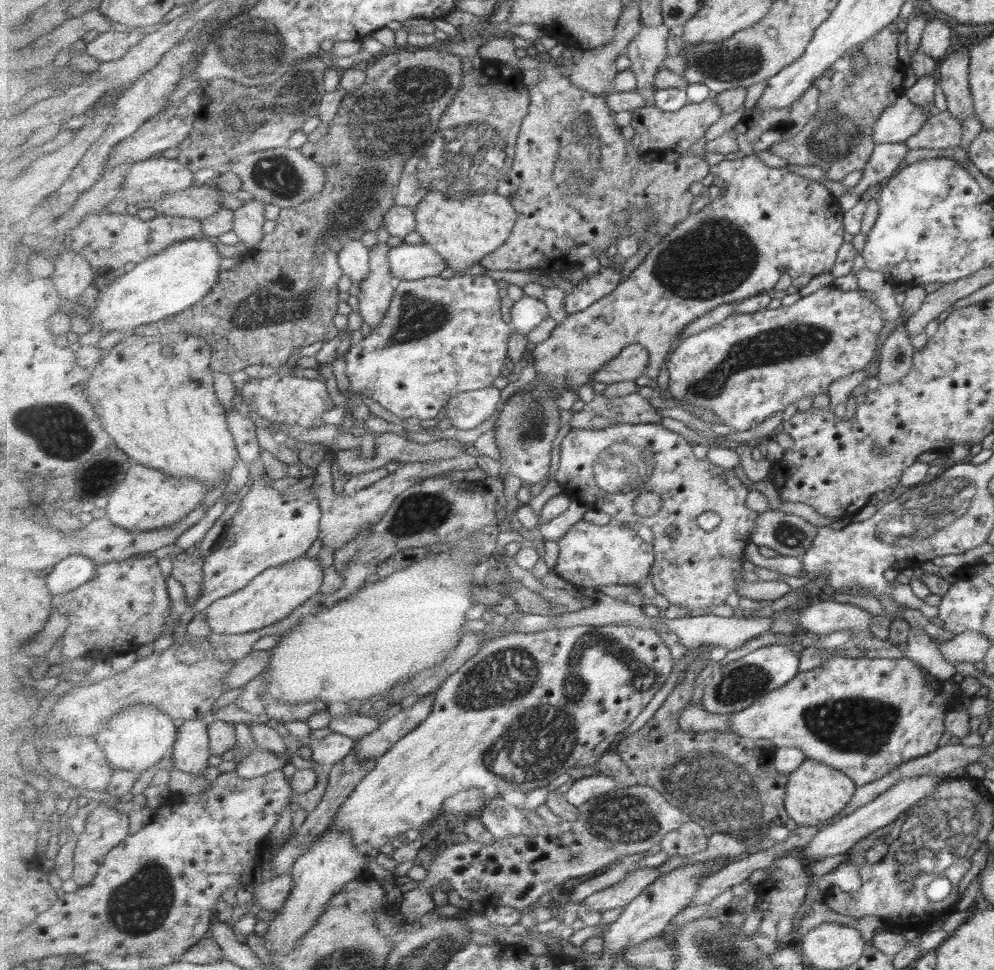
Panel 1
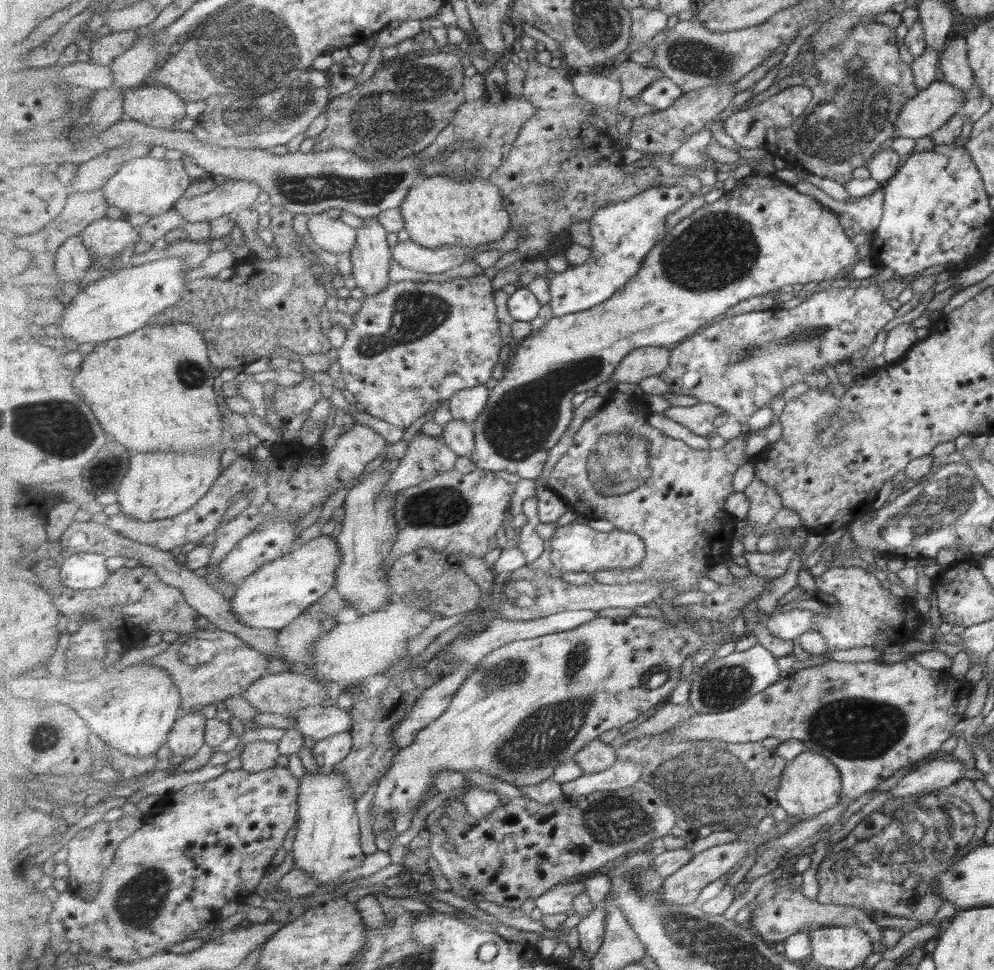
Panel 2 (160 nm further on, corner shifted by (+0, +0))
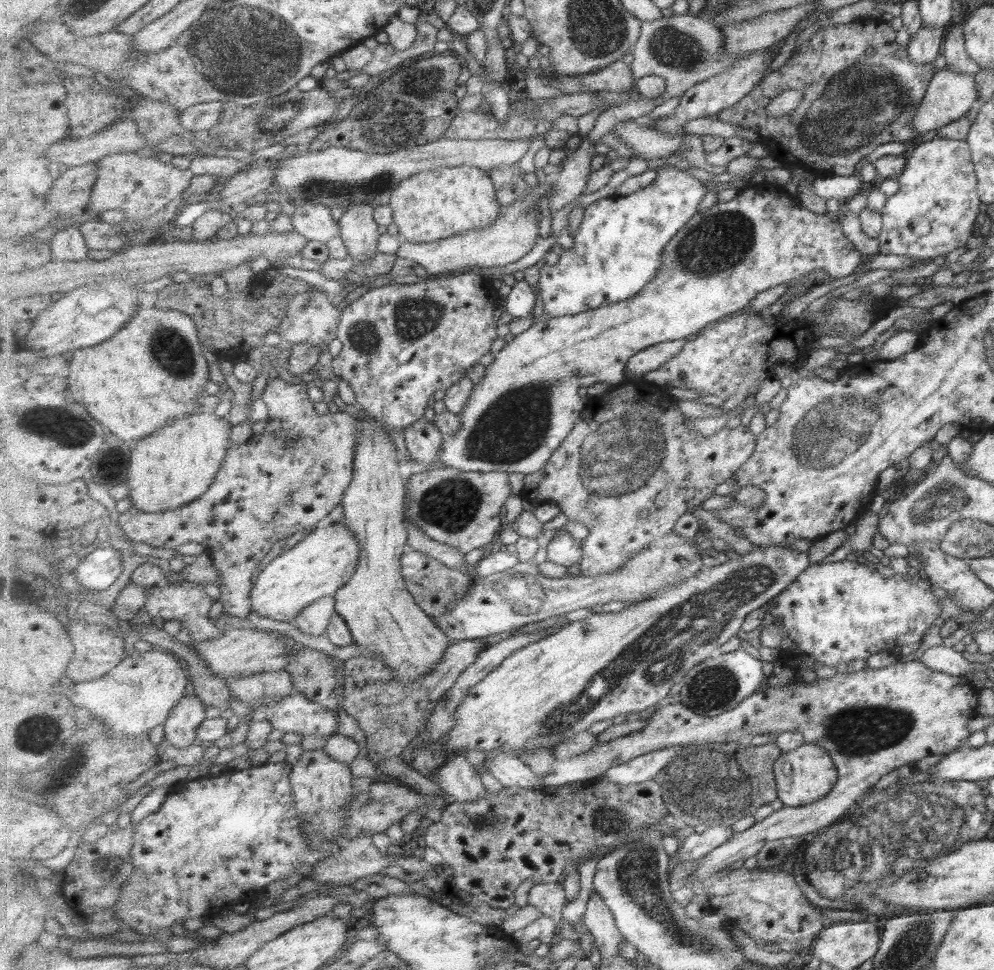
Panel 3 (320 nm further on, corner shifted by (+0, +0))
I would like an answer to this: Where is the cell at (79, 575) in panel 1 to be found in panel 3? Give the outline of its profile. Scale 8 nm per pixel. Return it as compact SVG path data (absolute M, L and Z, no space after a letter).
M115 548L95 549L91 554L81 557L77 570L79 582L88 590L107 590L124 574L123 561Z

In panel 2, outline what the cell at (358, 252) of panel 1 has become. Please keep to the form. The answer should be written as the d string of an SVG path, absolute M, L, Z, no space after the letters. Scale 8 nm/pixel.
M327 213L310 215L307 228L314 243L323 251L337 257L345 255L351 258L357 244L357 228L345 224L341 219L334 219Z

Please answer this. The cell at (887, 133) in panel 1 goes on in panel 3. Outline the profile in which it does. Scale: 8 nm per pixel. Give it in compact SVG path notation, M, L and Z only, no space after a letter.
M947 68L935 71L910 122L915 136L923 135L928 130L937 129L940 126L949 124L956 118L967 114L968 110L976 106L976 98L978 96L974 87L973 75L953 72Z

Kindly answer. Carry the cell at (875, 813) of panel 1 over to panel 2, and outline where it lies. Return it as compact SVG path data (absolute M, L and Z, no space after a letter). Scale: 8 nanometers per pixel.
M933 760L927 762L916 769L907 772L905 776L901 777L897 784L889 791L890 799L886 800L883 804L889 804L889 800L901 800L905 796L921 796L921 794L927 794L927 792L937 791L939 789L946 788L962 777L964 771L964 765L957 760Z

